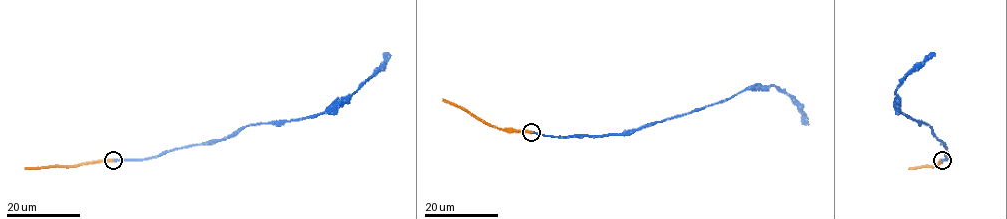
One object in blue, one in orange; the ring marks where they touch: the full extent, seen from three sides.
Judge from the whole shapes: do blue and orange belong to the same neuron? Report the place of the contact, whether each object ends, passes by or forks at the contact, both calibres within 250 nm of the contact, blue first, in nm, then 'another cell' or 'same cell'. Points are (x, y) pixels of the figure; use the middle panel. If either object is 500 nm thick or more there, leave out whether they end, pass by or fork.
place (531, 132); calibres 480 and 650 nm; same cell

